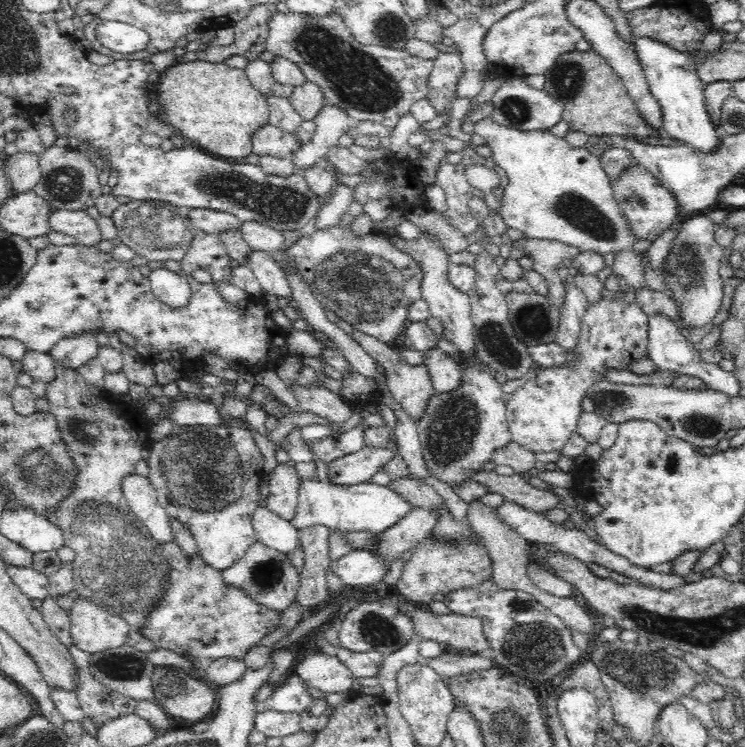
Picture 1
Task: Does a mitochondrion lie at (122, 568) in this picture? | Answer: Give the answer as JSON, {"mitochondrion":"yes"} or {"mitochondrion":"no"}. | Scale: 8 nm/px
{"mitochondrion":"yes"}

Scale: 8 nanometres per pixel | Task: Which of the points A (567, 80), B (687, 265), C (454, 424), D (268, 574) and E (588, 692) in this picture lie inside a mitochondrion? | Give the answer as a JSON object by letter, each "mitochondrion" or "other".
{"A":"mitochondrion","B":"mitochondrion","C":"mitochondrion","D":"mitochondrion","E":"other"}

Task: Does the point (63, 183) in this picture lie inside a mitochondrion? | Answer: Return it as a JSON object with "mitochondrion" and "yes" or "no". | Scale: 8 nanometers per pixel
{"mitochondrion":"yes"}

